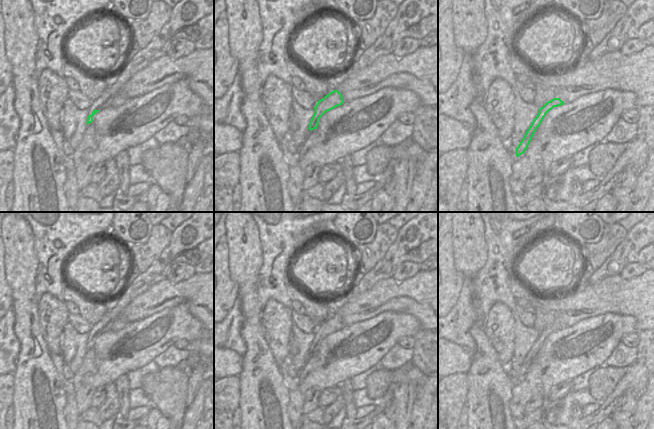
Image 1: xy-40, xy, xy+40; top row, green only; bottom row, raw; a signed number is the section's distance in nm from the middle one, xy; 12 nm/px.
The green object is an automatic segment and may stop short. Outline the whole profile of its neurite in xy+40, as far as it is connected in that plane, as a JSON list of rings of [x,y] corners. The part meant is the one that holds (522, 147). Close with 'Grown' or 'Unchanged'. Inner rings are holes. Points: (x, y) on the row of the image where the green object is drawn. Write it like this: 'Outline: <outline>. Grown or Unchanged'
Outline: [[[554,98],[551,101],[548,101],[543,107],[539,109],[539,113],[537,117],[533,120],[531,126],[527,130],[524,138],[516,148],[516,156],[519,157],[520,155],[524,154],[527,150],[537,128],[541,125],[544,117],[546,114],[552,110],[554,107],[558,107],[561,105],[564,105],[564,101],[562,101],[560,98]]]. Unchanged

